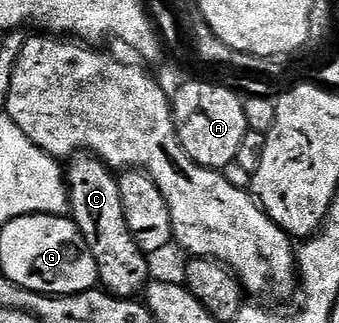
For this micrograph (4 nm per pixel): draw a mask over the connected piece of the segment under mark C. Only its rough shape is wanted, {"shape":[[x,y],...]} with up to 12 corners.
{"shape":[[89,153],[65,168],[70,215],[101,290],[141,296],[151,260],[124,221],[118,175]]}

